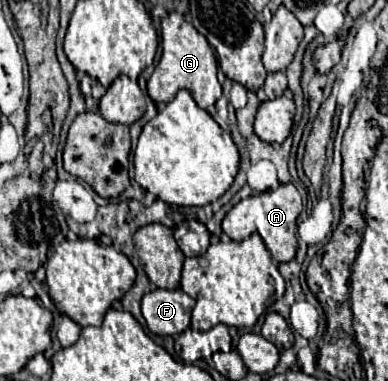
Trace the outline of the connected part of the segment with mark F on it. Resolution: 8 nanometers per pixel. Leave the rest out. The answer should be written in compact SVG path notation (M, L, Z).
M157 288L143 296L141 312L145 316L147 328L153 334L171 336L189 328L193 304L195 300L181 292L181 288L175 290Z

